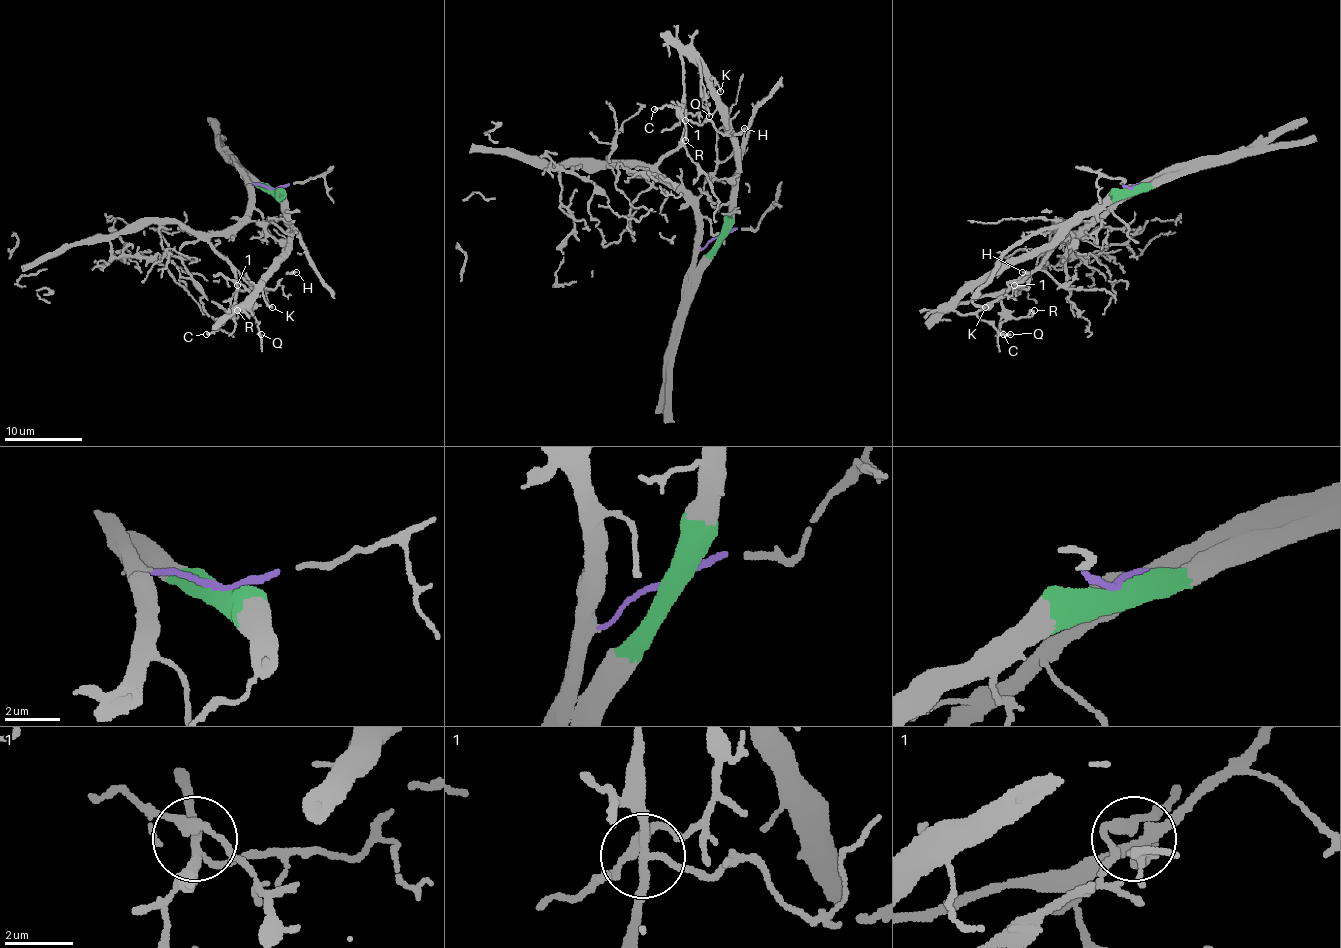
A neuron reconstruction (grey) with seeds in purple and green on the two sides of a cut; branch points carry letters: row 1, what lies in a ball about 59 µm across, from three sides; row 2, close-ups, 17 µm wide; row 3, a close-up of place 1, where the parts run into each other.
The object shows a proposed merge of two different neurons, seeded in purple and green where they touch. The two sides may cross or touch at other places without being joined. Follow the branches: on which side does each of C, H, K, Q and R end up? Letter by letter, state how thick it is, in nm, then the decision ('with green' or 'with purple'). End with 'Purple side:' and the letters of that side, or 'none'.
C: 200 nm thick; with purple
H: 190 nm thick; with purple
K: 130 nm thick; with green
Q: 150 nm thick; with green
R: 180 nm thick; with purple
Purple side: C, H, R

